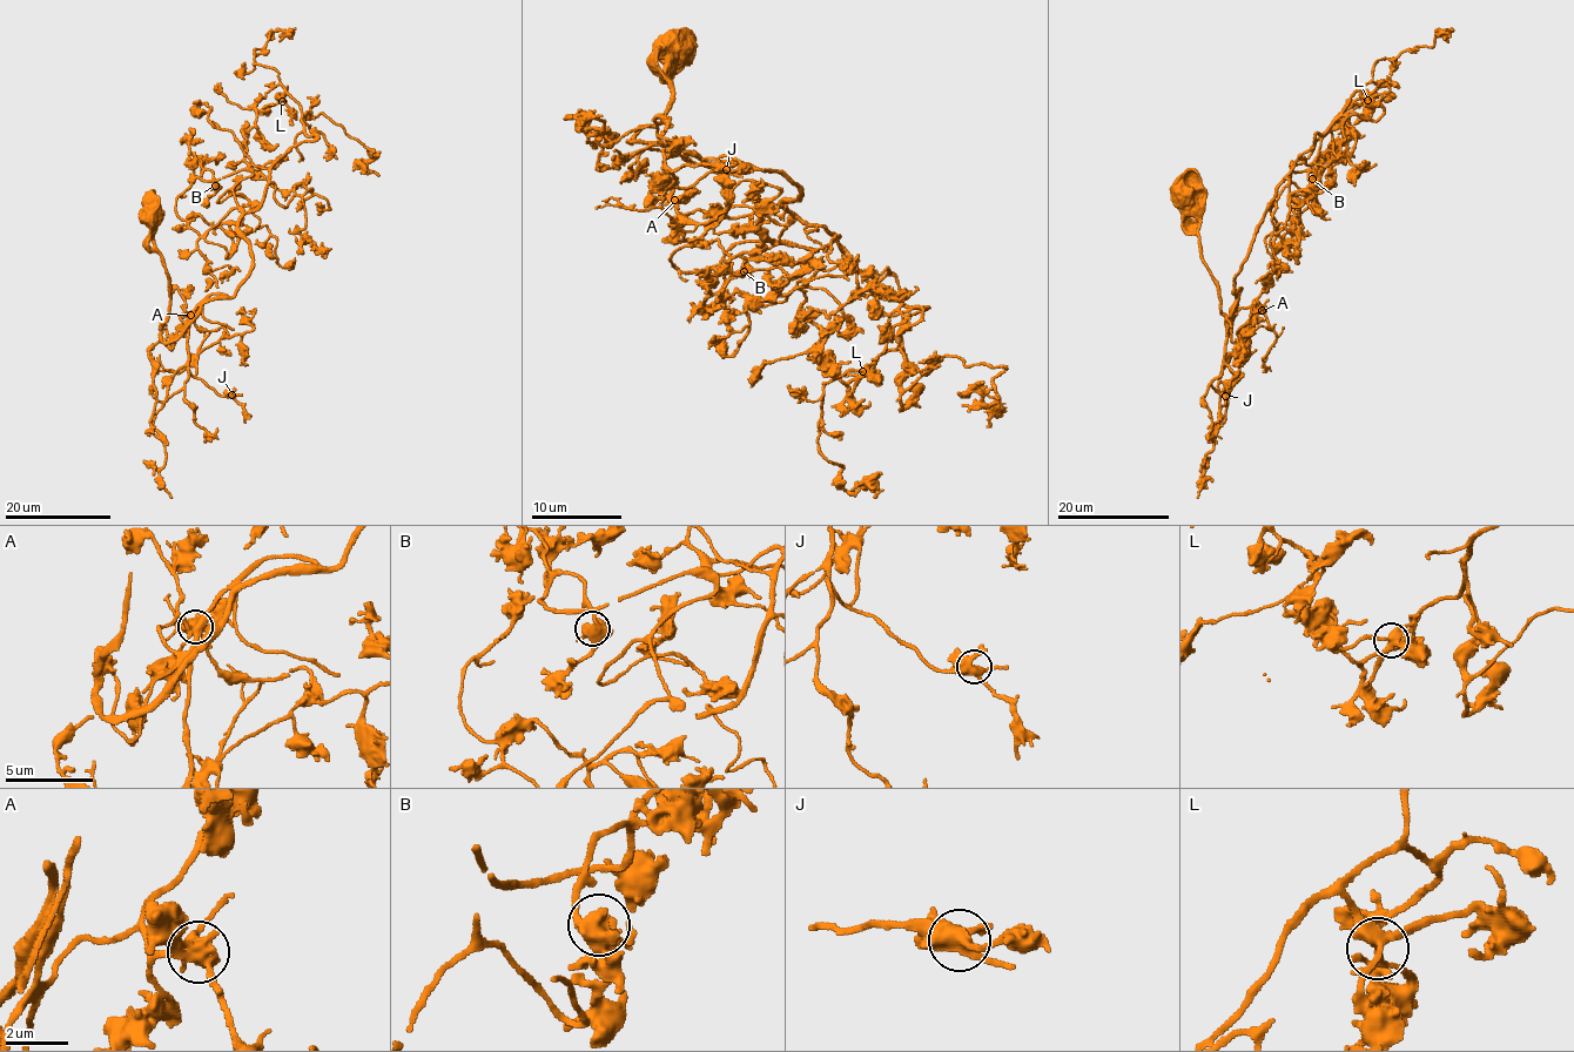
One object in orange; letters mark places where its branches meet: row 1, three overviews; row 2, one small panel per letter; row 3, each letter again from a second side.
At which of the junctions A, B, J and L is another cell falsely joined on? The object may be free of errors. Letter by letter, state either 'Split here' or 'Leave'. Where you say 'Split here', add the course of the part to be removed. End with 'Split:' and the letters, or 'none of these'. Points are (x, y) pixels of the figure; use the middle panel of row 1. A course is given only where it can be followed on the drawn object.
A: Split here. Course of the part to remove: (674, 200), (675, 210), (693, 230), (683, 230), (660, 208), (637, 209), (611, 197), (607, 204)
B: Leave
J: Leave
L: Leave
Split: A

